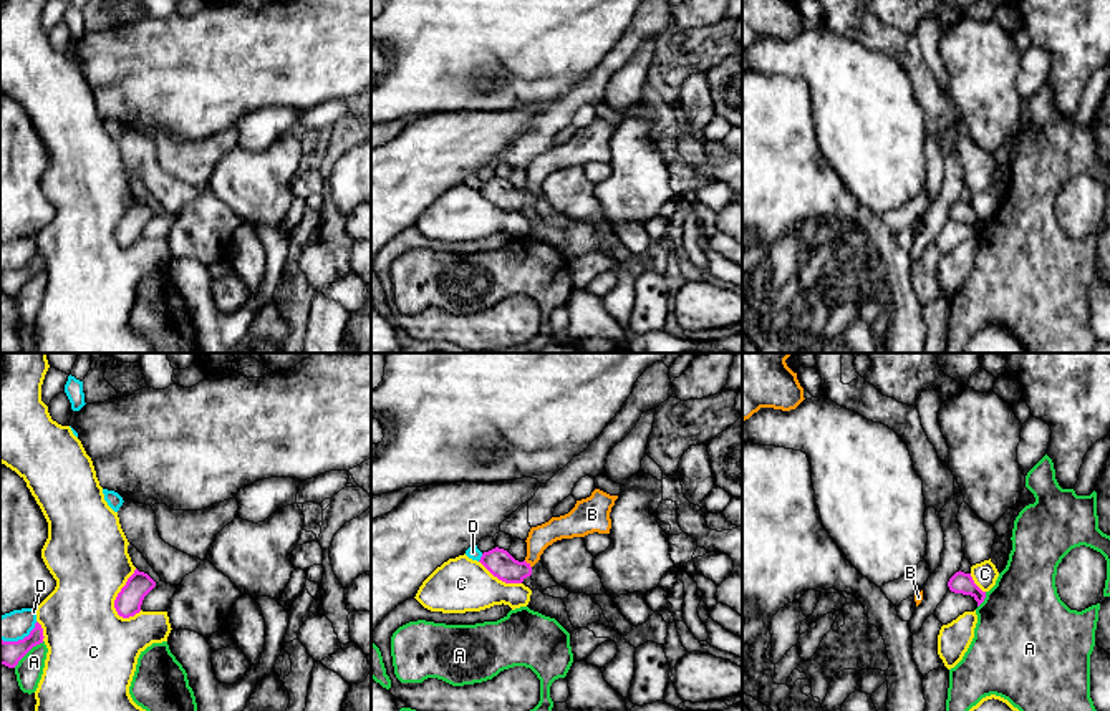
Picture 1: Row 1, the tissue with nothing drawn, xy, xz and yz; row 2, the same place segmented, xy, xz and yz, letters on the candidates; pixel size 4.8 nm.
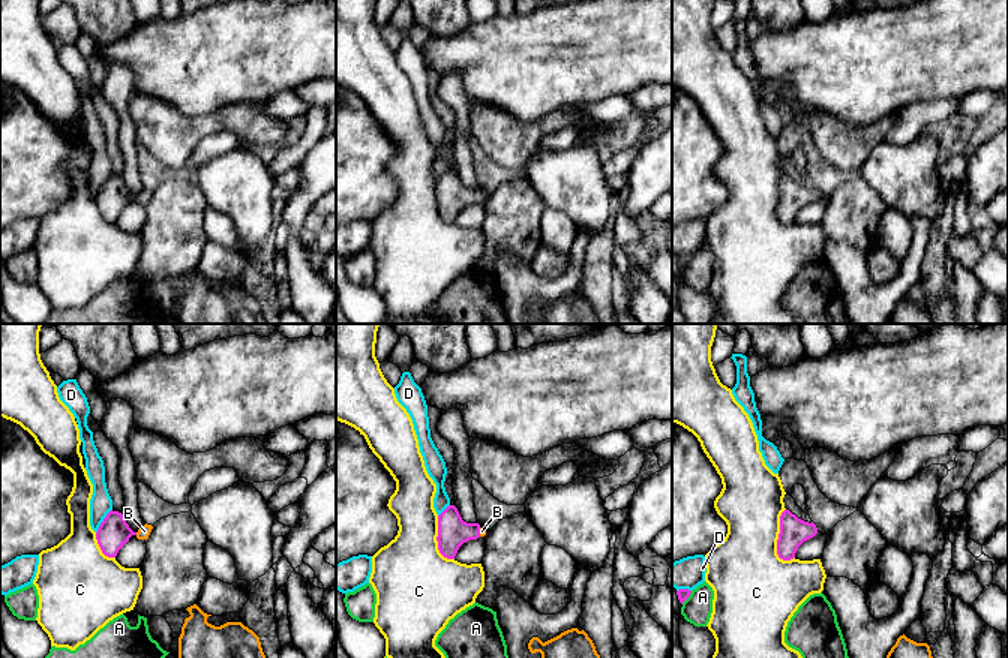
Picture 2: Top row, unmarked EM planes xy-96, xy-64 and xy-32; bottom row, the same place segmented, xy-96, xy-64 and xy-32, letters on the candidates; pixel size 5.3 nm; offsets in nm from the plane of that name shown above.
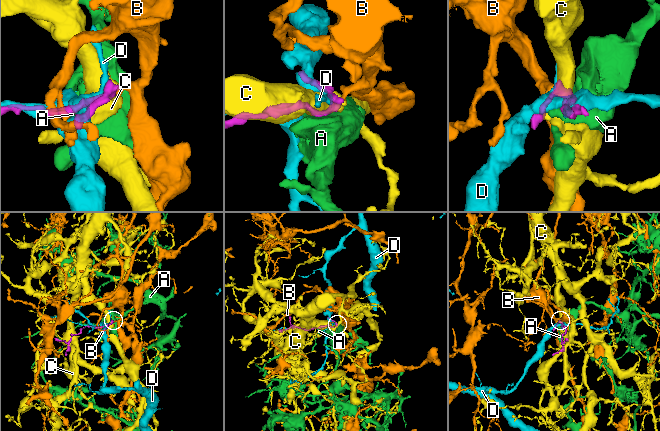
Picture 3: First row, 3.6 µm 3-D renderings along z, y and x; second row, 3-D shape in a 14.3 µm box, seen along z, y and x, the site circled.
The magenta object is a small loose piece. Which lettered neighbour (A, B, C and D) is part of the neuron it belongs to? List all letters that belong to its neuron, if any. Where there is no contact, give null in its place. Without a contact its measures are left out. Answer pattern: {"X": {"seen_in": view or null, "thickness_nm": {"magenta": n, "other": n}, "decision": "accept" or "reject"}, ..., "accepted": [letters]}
{"A": {"seen_in": "xy", "thickness_nm": {"magenta": 120, "other": 130}, "decision": "reject"}, "B": {"seen_in": "xz", "thickness_nm": {"magenta": 140, "other": 110}, "decision": "accept"}, "C": {"seen_in": "xy", "thickness_nm": {"magenta": 130, "other": 400}, "decision": "reject"}, "D": {"seen_in": "xy", "thickness_nm": {"magenta": 120, "other": 140}, "decision": "reject"}, "accepted": ["B"]}

